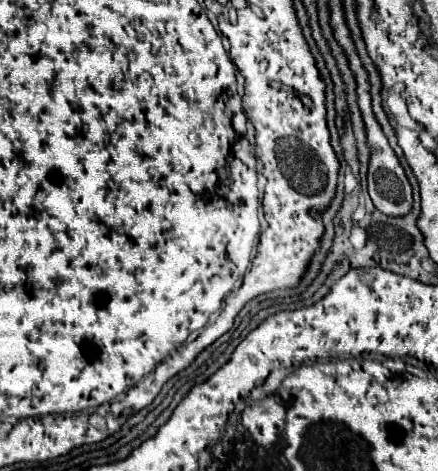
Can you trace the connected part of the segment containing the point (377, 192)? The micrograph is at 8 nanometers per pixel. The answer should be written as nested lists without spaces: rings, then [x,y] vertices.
[[[334,32],[334,38],[336,42],[340,44],[340,48],[344,50],[346,58],[348,58],[348,66],[350,70],[354,72],[354,78],[356,78],[356,96],[358,96],[358,106],[360,106],[360,112],[362,112],[362,120],[364,120],[364,128],[366,128],[366,144],[370,146],[370,166],[368,166],[368,194],[374,202],[374,206],[380,210],[380,212],[386,212],[388,216],[402,216],[402,212],[410,212],[412,208],[412,186],[406,178],[406,174],[402,172],[400,168],[400,162],[396,158],[396,154],[392,152],[386,136],[382,134],[382,128],[378,126],[374,114],[372,114],[372,106],[370,106],[370,94],[368,94],[368,80],[366,80],[366,72],[362,68],[362,62],[358,58],[358,54],[354,52],[354,44],[348,36],[348,32]]]

